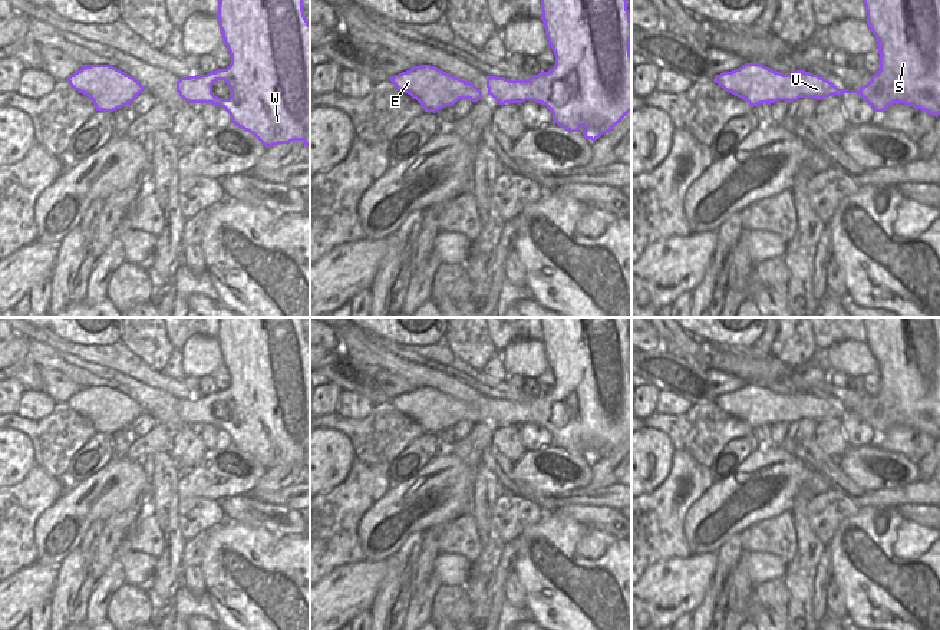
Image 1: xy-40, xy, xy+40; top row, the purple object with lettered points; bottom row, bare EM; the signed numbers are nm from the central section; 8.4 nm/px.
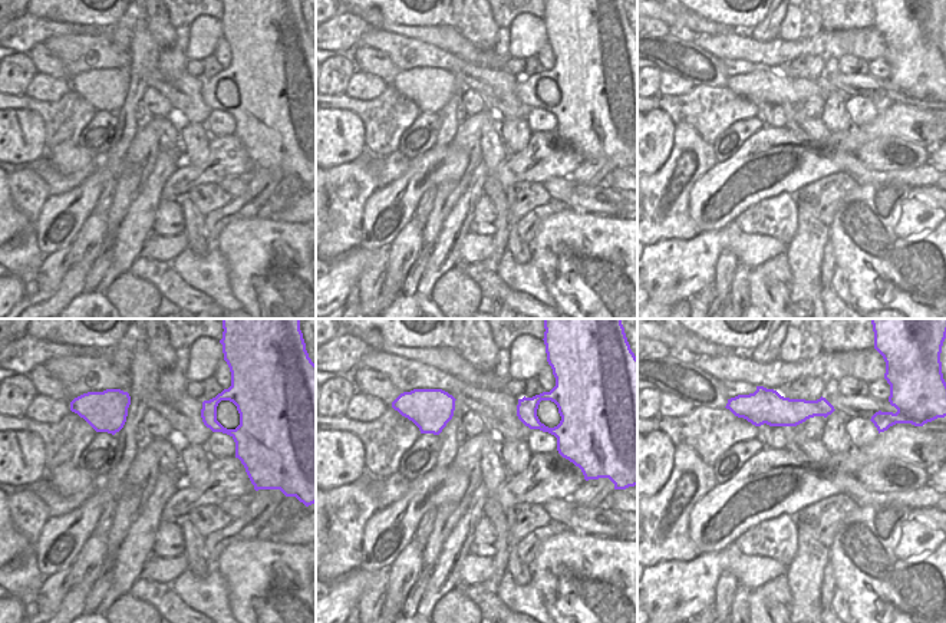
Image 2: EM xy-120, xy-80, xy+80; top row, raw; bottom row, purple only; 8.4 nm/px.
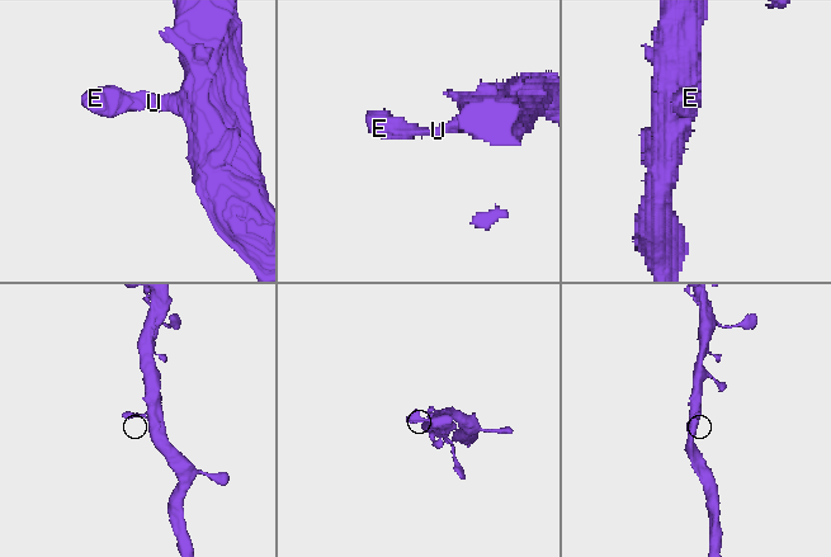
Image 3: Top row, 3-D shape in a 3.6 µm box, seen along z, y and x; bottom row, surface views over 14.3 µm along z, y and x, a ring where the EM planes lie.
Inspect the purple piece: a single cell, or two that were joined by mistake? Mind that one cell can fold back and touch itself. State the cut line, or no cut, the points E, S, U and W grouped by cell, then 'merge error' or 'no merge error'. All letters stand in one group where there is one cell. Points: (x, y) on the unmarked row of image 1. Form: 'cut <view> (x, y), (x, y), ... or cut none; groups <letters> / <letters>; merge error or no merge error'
cut none; groups E S U W; no merge error

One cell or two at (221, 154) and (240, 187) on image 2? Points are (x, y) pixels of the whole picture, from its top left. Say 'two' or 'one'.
two

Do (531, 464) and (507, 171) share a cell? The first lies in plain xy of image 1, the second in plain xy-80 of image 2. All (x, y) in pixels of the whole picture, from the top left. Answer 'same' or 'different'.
same

